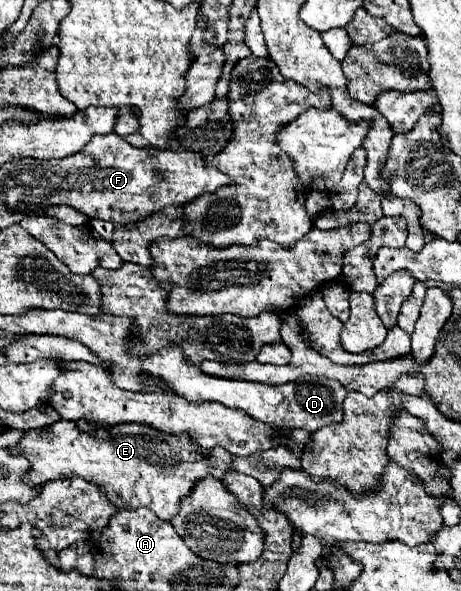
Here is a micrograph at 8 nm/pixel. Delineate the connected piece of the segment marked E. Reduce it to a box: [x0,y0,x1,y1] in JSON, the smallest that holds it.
[18,420,234,520]

